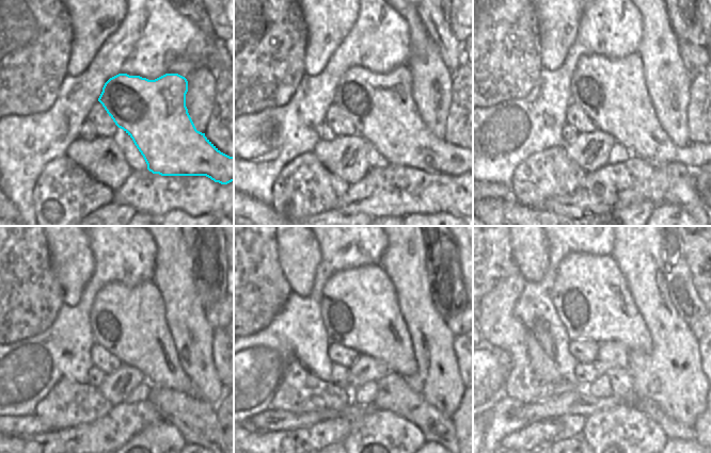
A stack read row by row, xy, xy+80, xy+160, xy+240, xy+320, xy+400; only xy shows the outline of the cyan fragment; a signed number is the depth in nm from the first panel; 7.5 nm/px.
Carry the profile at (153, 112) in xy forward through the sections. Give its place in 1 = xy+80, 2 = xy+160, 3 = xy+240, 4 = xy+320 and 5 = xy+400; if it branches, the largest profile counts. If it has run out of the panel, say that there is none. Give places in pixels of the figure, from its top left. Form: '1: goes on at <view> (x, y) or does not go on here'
1: goes on at xy+80 (380, 106)
2: goes on at xy+160 (612, 92)
3: goes on at xy+240 (129, 322)
4: goes on at xy+320 (359, 307)
5: goes on at xy+400 (591, 297)

